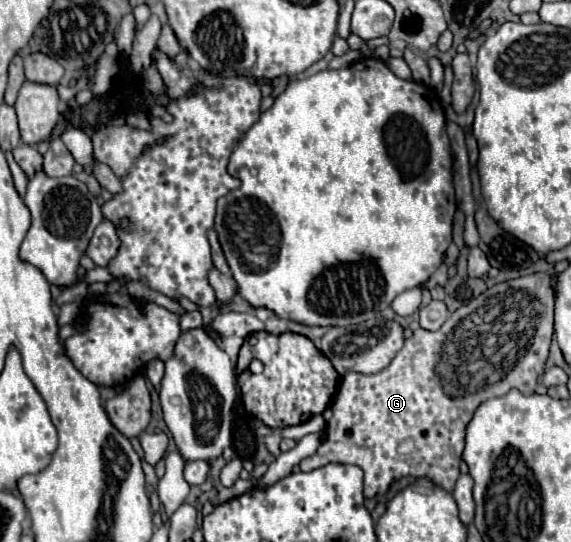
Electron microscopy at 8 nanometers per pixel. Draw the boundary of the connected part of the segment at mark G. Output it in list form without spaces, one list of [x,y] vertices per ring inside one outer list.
[[[541,272],[539,274],[531,274],[531,276],[521,276],[521,278],[515,278],[515,280],[507,280],[507,282],[501,282],[501,284],[495,284],[493,288],[487,288],[479,298],[475,298],[475,300],[463,304],[459,310],[455,310],[447,318],[447,322],[441,326],[441,330],[427,332],[423,328],[417,328],[413,332],[413,336],[405,340],[403,348],[397,352],[397,356],[391,360],[391,364],[387,368],[383,368],[381,372],[369,374],[369,376],[357,374],[357,372],[347,372],[341,378],[337,396],[333,400],[333,406],[331,406],[333,416],[331,416],[331,420],[325,426],[323,440],[321,440],[321,444],[319,444],[319,448],[317,448],[317,452],[313,456],[301,460],[299,468],[303,472],[309,472],[309,470],[321,468],[321,466],[325,466],[329,462],[357,464],[365,472],[365,498],[373,498],[373,496],[385,494],[395,480],[405,478],[405,476],[413,476],[413,478],[425,478],[427,476],[433,484],[445,488],[445,492],[453,492],[453,486],[455,486],[455,482],[459,478],[459,462],[461,462],[461,452],[463,452],[465,426],[469,424],[469,420],[473,416],[473,410],[481,402],[485,402],[487,398],[503,396],[511,388],[517,388],[523,394],[533,394],[535,392],[539,374],[543,374],[543,366],[545,366],[545,360],[547,360],[547,354],[549,354],[549,342],[551,342],[551,334],[553,334],[553,296],[555,294],[553,294],[553,286],[551,286],[551,276],[549,274],[541,274]]]

